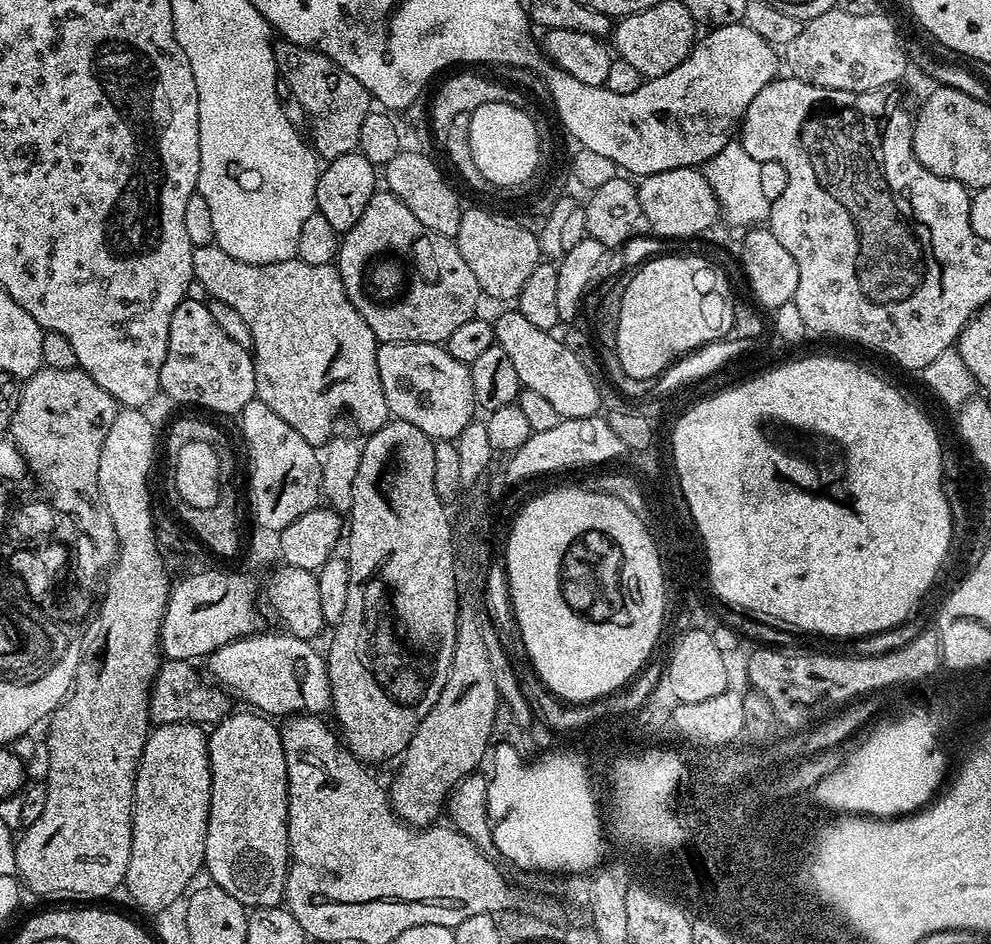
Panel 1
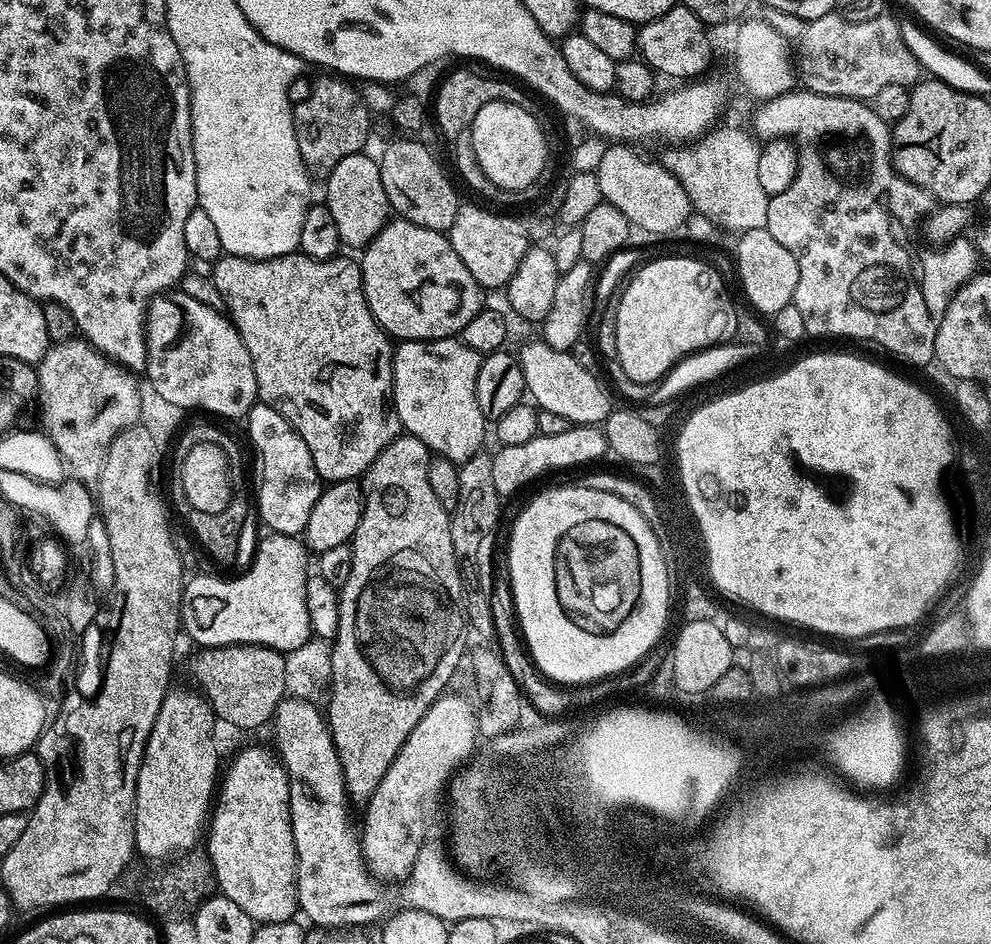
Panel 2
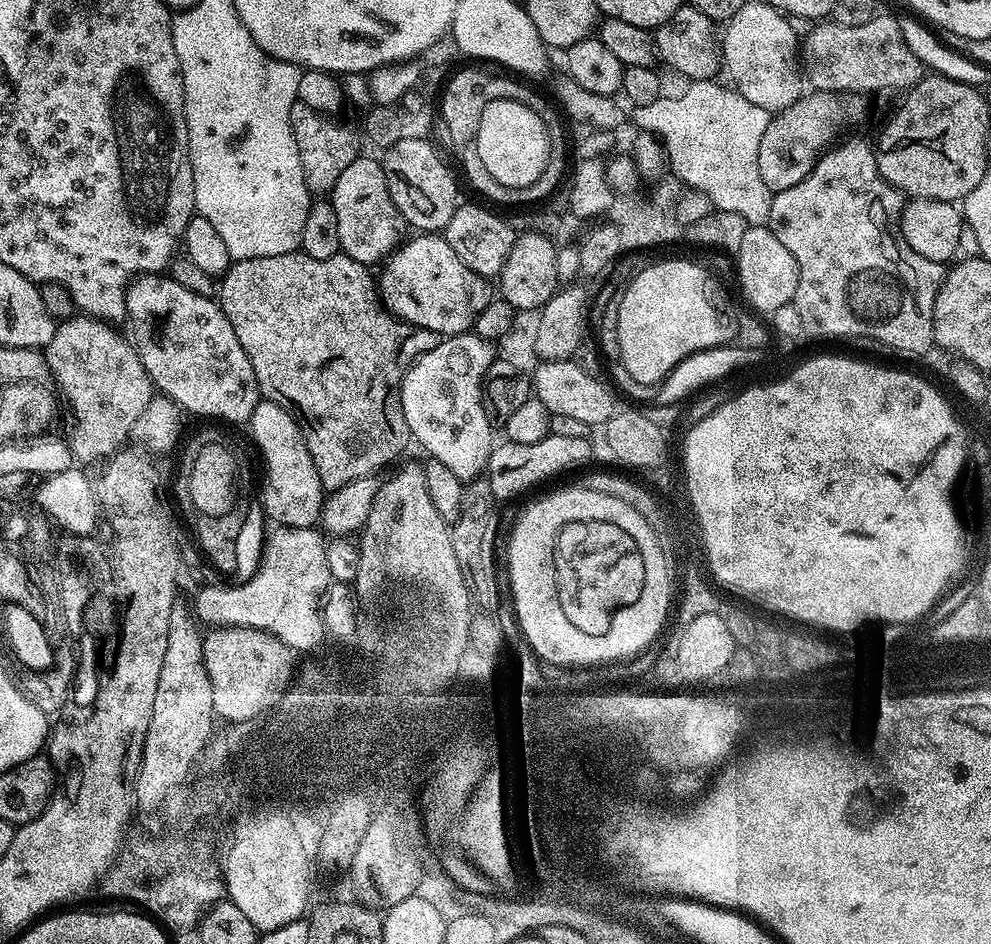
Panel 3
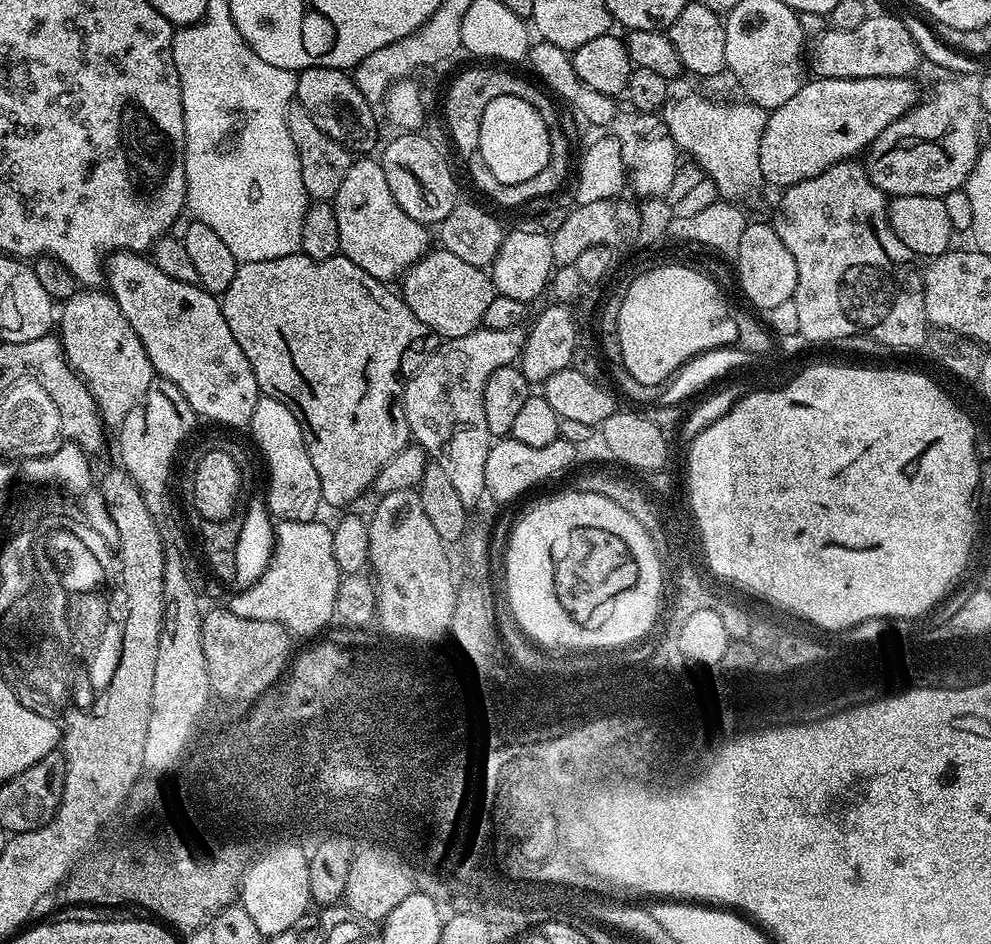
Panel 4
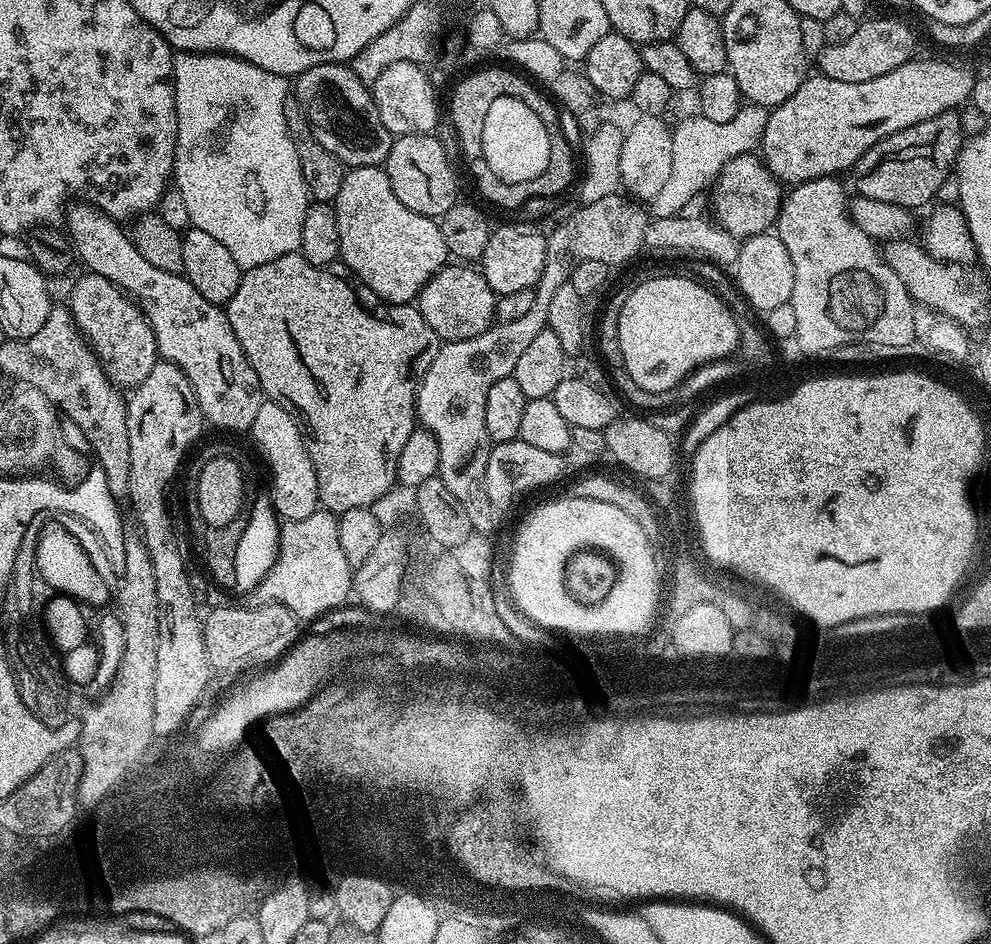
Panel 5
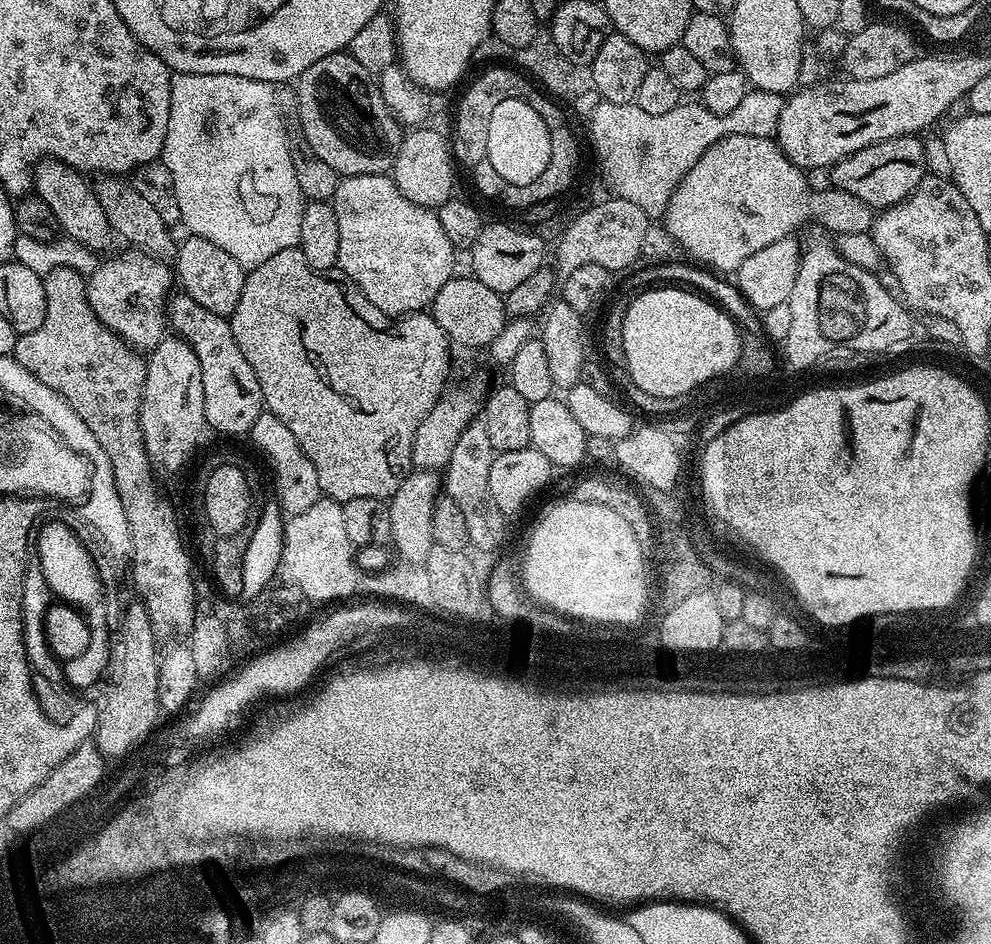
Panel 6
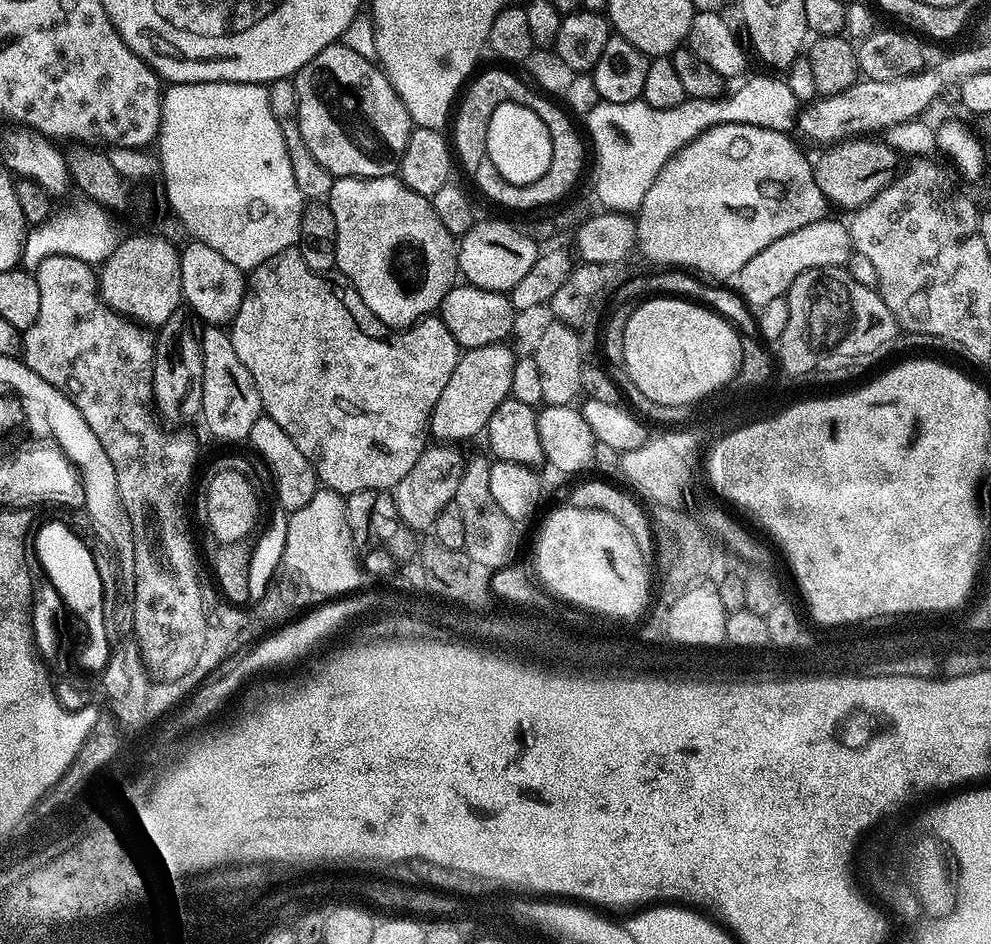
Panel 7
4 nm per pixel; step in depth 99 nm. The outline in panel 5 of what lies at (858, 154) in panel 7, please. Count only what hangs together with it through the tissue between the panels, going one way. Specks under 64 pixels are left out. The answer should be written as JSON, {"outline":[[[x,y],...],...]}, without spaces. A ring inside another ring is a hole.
{"outline":[[[955,111],[943,112],[906,130],[898,130],[866,150],[850,172],[856,183],[855,191],[871,200],[890,202],[909,210],[931,205],[940,187],[953,175],[960,147],[966,140],[965,134],[960,133],[956,115]]]}

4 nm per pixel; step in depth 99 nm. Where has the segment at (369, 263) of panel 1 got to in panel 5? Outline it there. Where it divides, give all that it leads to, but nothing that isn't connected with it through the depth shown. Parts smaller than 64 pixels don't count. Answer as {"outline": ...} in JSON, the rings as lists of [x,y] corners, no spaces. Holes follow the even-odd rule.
{"outline":[[[452,262],[441,268],[439,274],[432,276],[430,282],[426,282],[426,286],[421,290],[418,297],[418,307],[422,318],[426,318],[433,337],[444,342],[465,340],[466,338],[478,338],[478,334],[482,334],[492,327],[496,320],[496,298],[496,291],[489,286],[480,271],[460,262]]]}

